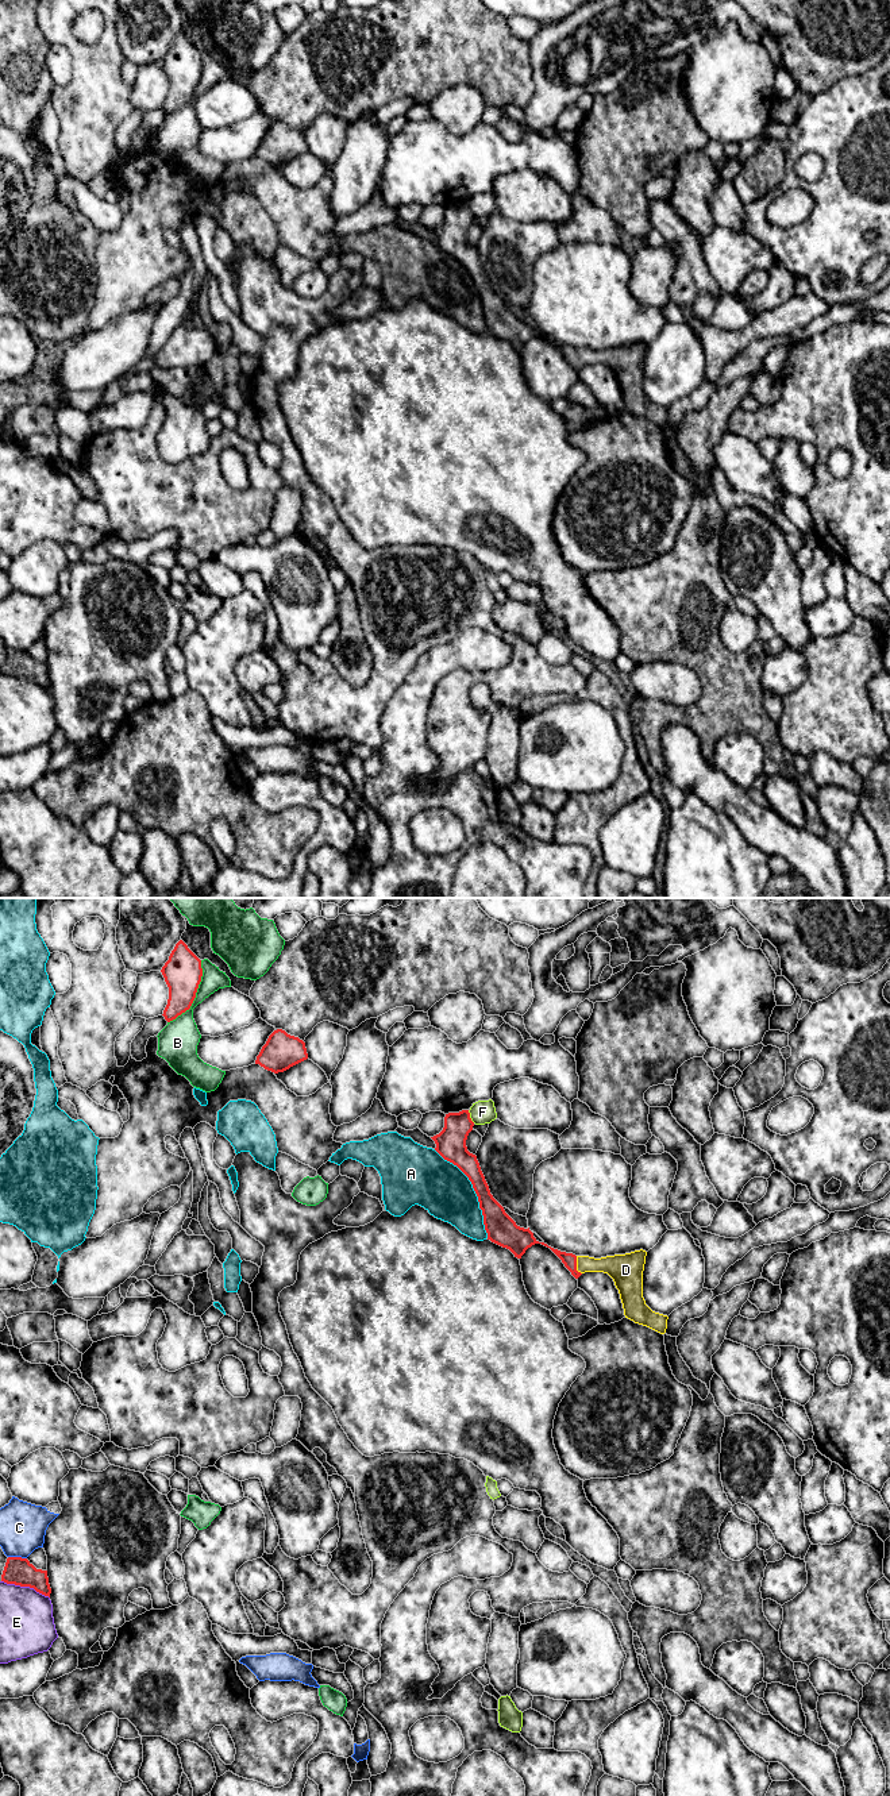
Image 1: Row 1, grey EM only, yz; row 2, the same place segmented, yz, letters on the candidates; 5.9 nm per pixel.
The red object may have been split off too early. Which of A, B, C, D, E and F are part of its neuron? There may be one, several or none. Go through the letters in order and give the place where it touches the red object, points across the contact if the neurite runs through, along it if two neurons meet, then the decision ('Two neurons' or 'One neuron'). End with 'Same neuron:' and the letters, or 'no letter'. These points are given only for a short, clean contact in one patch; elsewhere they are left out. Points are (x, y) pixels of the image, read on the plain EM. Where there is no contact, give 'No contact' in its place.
A: Touches red at yz (474, 282). Two neurons
B: Touches red at yz (195, 88). Two neurons
C: Touches red at yz (18, 650). Two neurons
D: Touches red at yz (576, 358). One neuron
E: Touches red at yz (26, 678). Two neurons
F: Touches red at yz (469, 209). Two neurons
Same neuron: D

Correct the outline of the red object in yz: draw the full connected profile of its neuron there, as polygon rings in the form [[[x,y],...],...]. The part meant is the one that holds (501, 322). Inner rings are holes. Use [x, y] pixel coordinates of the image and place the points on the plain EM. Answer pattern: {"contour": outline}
{"contour": [[[469,203],[448,205],[444,209],[443,223],[431,231],[436,236],[435,243],[444,253],[456,258],[471,274],[482,302],[488,332],[509,342],[517,351],[521,351],[532,338],[542,336],[562,352],[575,371],[585,365],[608,366],[619,382],[625,411],[664,427],[669,409],[652,404],[643,390],[643,363],[647,344],[640,342],[625,347],[594,351],[560,344],[544,335],[539,335],[529,320],[517,319],[490,286],[477,248],[470,246],[466,239],[466,232],[473,219],[474,215]]]}

